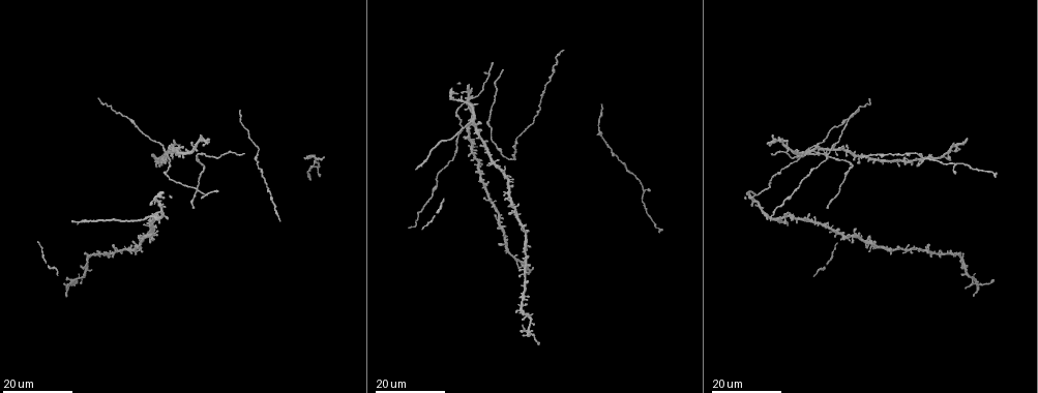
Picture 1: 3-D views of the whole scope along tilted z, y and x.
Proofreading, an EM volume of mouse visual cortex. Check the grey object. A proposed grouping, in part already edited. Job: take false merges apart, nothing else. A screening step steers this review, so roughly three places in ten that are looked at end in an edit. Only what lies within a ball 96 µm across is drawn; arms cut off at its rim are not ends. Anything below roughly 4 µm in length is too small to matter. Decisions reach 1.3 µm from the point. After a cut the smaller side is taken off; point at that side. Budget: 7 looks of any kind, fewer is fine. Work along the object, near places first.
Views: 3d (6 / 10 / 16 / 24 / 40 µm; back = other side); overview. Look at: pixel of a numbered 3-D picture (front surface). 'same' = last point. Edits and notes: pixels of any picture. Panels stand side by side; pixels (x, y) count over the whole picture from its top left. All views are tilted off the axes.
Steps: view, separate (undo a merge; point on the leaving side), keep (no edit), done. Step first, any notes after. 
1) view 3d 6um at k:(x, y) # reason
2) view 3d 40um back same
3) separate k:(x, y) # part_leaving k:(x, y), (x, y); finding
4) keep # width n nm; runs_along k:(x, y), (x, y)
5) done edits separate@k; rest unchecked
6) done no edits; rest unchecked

view 3d 16um at 1:(975, 285) # four arms meet

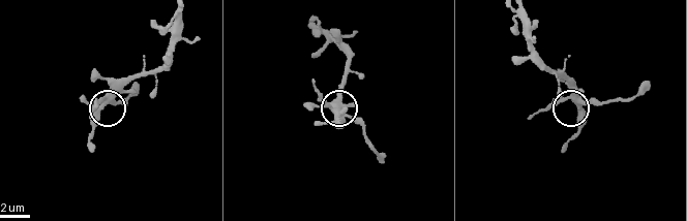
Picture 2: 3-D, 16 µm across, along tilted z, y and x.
view 3d 6um at 2:(580, 99)

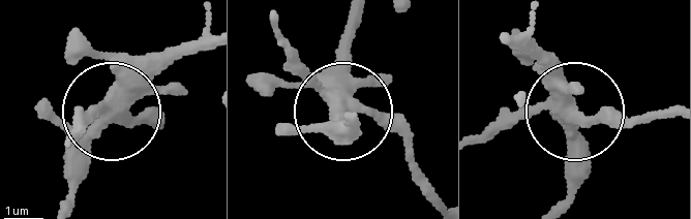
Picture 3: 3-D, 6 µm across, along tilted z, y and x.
keep # arms 4; runs_along 3:(351, 19), (347, 126); all the same cell

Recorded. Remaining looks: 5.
view 3d 24um at 1:(471, 135) # four or more arms meet

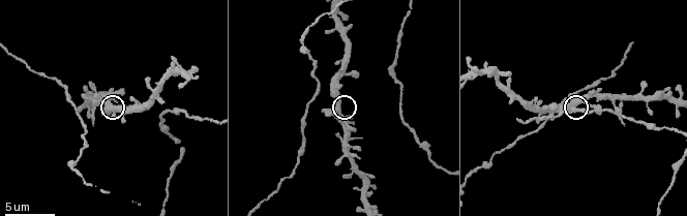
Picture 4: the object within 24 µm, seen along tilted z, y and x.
view 3d 6um at 4:(340, 108)

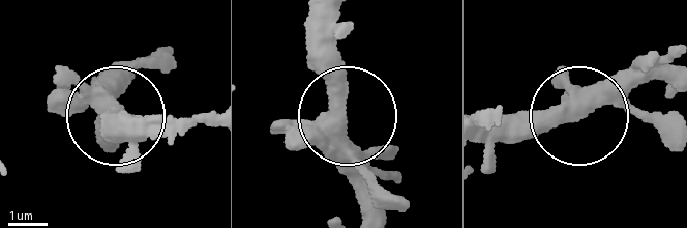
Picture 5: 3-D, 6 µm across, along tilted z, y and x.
keep # arms 4; all the same cell

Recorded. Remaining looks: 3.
view 3d 10um at 4:(181, 143) # narrows sharply

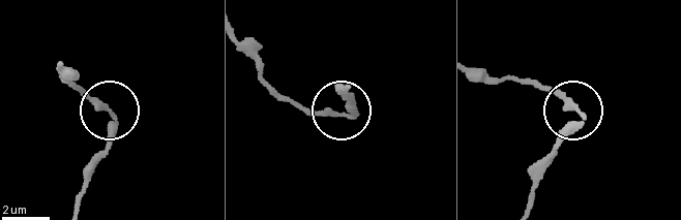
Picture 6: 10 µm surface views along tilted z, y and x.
view 3d 10um back at 6:(340, 114)

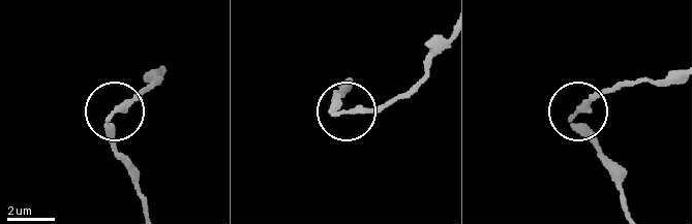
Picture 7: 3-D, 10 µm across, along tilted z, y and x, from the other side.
separate 7:(116, 147) # part_leaving 7:(109, 127), (144, 208); a second cell is stuck on

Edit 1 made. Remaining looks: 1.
done edits separate@7; rest unchecked

